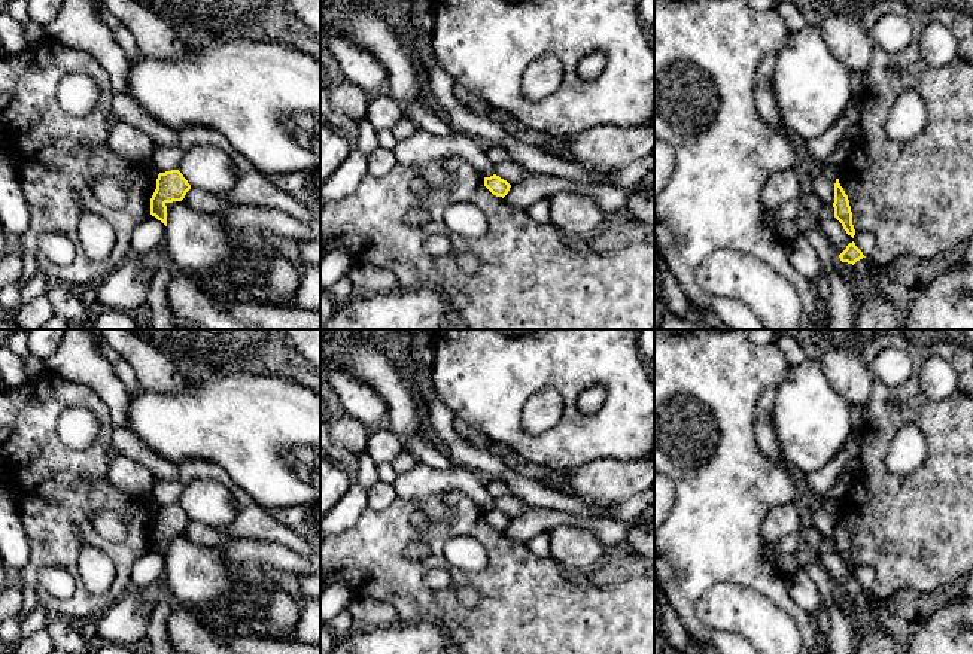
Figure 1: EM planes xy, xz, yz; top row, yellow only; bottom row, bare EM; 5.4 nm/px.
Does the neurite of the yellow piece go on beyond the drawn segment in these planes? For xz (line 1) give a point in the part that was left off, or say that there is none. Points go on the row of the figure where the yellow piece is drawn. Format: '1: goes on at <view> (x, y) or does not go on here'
1: does not go on here

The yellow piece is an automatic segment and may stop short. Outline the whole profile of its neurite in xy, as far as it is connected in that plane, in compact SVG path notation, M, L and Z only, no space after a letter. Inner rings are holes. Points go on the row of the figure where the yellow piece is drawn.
M191 125L177 131L173 146L155 147L150 162L159 173L150 198L150 215L167 226L167 203L182 201L191 185L179 171L183 153L195 145L213 145L232 153L234 149L222 133L204 125Z

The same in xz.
M493 174L490 177L484 177L484 186L496 197L505 197L511 188L511 185L501 179L499 176Z

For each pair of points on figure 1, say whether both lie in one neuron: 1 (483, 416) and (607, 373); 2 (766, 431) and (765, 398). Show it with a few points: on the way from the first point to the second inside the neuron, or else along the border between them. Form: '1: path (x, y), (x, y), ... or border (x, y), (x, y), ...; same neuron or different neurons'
1: path (514, 385), (526, 373), (575, 373); same neuron
2: path (765, 423), (765, 405); same neuron

